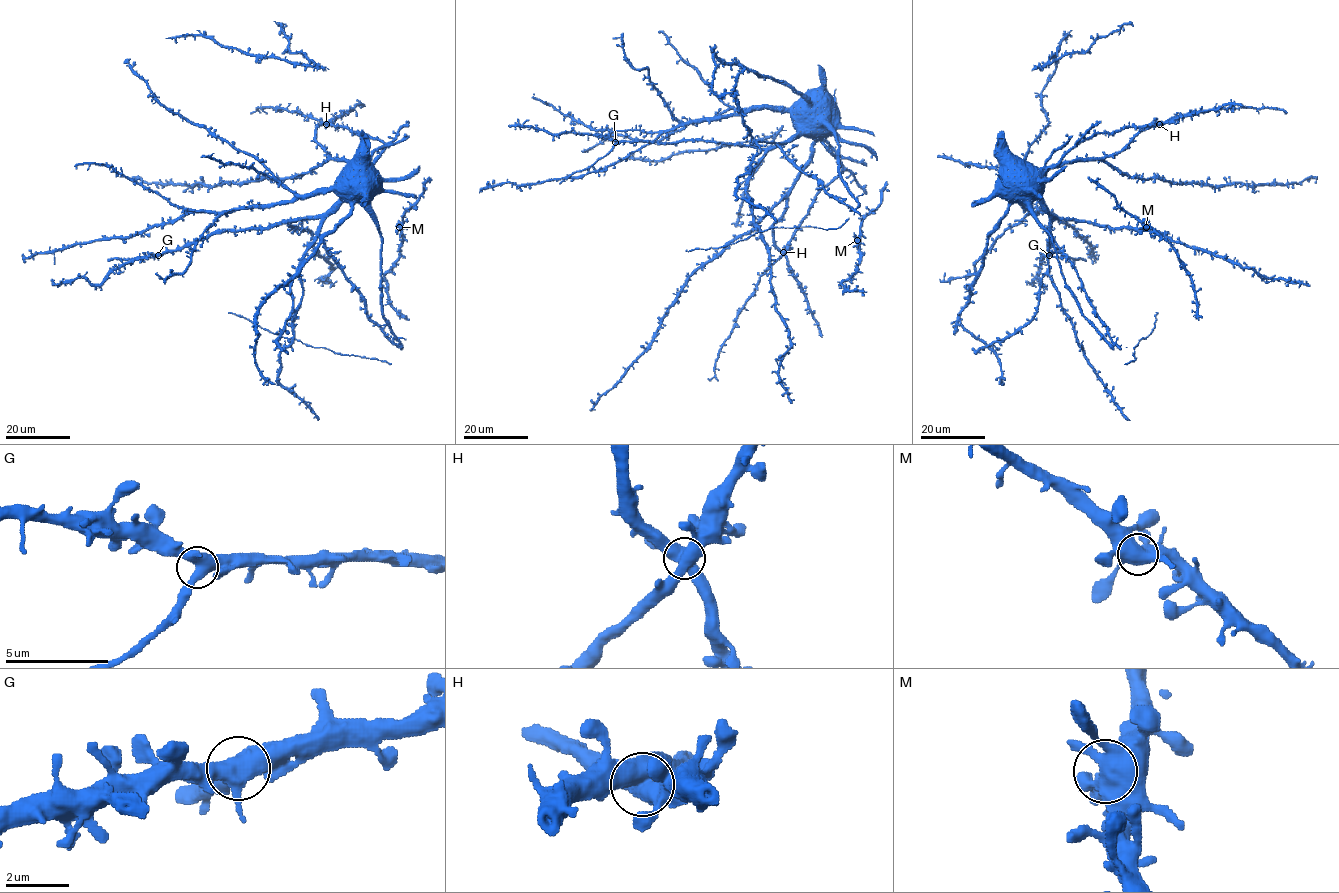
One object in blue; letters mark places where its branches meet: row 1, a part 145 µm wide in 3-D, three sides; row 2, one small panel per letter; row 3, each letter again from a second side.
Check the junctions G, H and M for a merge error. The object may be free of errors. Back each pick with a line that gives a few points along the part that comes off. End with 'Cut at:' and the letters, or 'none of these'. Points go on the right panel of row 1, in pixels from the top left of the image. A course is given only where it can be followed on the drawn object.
Cut at: none of these

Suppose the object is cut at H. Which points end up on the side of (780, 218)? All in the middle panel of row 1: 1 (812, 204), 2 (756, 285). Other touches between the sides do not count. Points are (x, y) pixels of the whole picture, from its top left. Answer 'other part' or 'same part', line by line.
1: other part
2: other part

